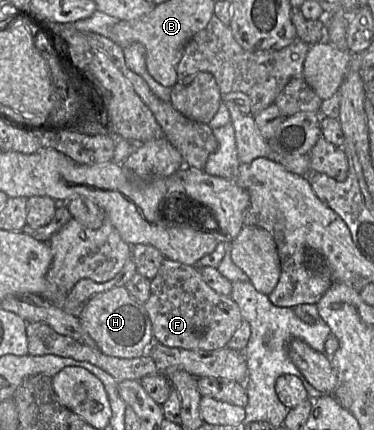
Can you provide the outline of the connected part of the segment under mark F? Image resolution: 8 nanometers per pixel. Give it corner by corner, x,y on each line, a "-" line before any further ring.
168,259
151,280
150,295
144,307
151,320
155,342
171,348
202,351
225,348
244,321
231,296
211,289
195,266

